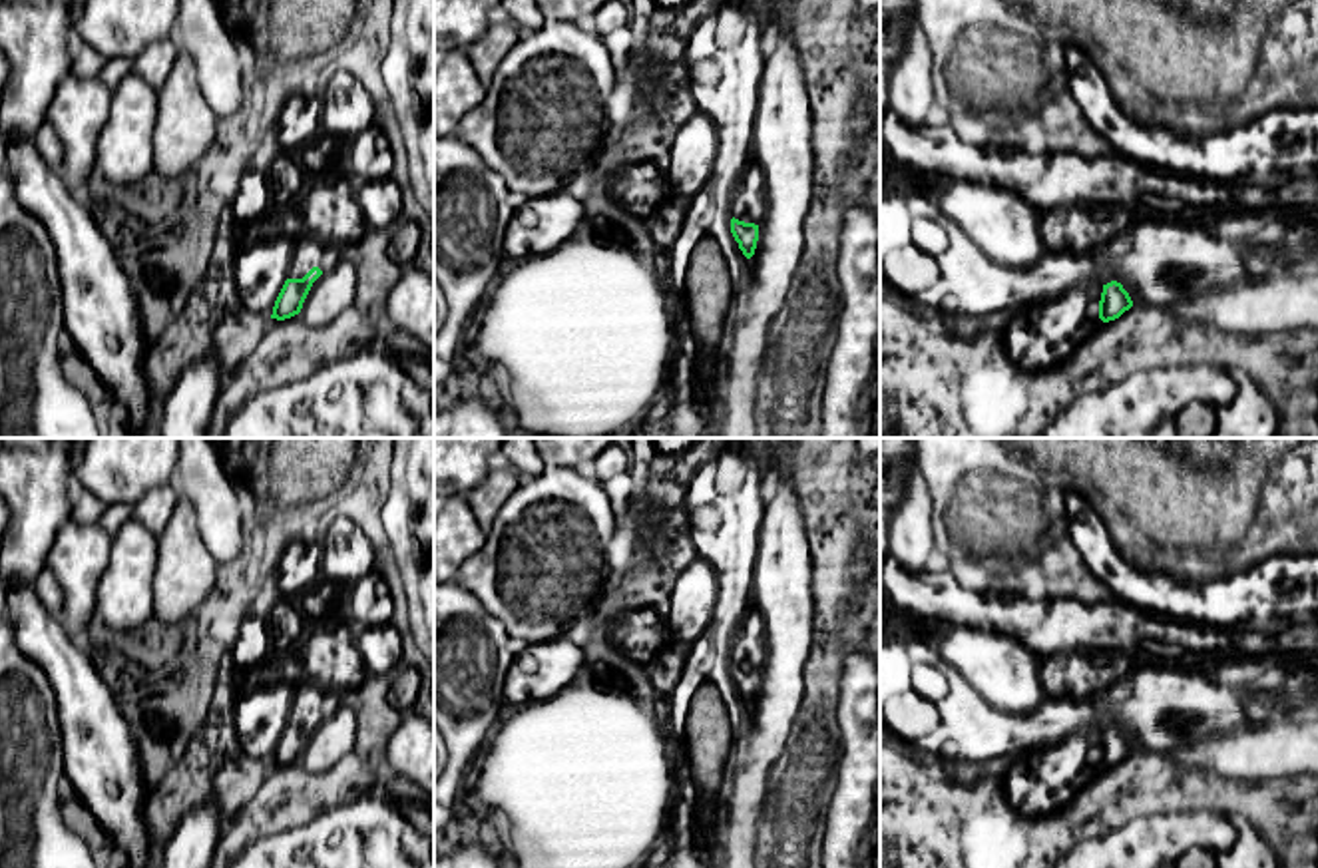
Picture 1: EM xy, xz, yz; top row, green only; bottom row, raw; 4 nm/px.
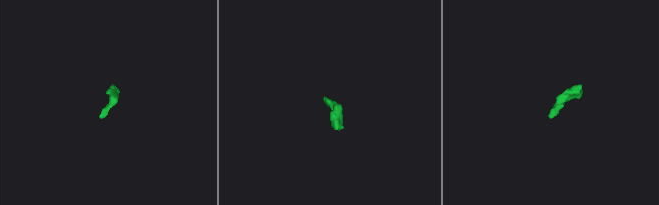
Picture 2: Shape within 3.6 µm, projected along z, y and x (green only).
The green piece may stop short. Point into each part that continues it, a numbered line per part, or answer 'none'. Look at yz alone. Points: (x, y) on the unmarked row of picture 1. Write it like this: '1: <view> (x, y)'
1: yz (1038, 783)

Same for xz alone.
1: xz (747, 650)

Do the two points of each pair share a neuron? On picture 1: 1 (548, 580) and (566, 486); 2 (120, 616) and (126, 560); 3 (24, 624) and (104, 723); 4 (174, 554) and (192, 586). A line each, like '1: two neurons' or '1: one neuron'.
1: one neuron
2: one neuron
3: one neuron
4: one neuron

